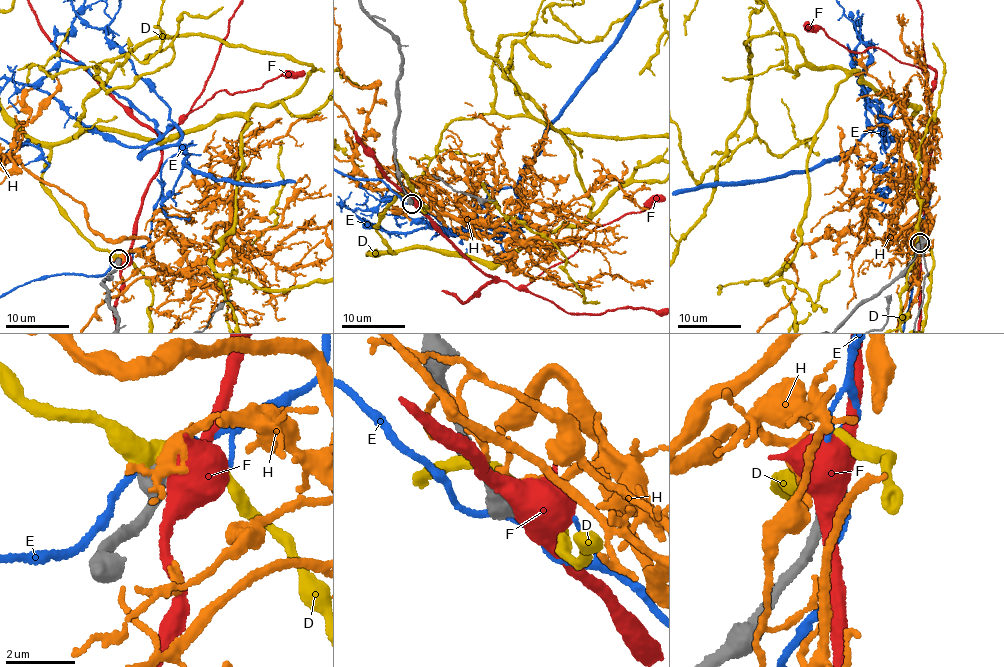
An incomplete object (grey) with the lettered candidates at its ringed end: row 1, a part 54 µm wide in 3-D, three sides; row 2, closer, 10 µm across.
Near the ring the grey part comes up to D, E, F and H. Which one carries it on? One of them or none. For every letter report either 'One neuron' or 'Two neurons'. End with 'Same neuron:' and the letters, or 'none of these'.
D: Two neurons
E: Two neurons
F: Two neurons
H: Two neurons
Same neuron: none of these

